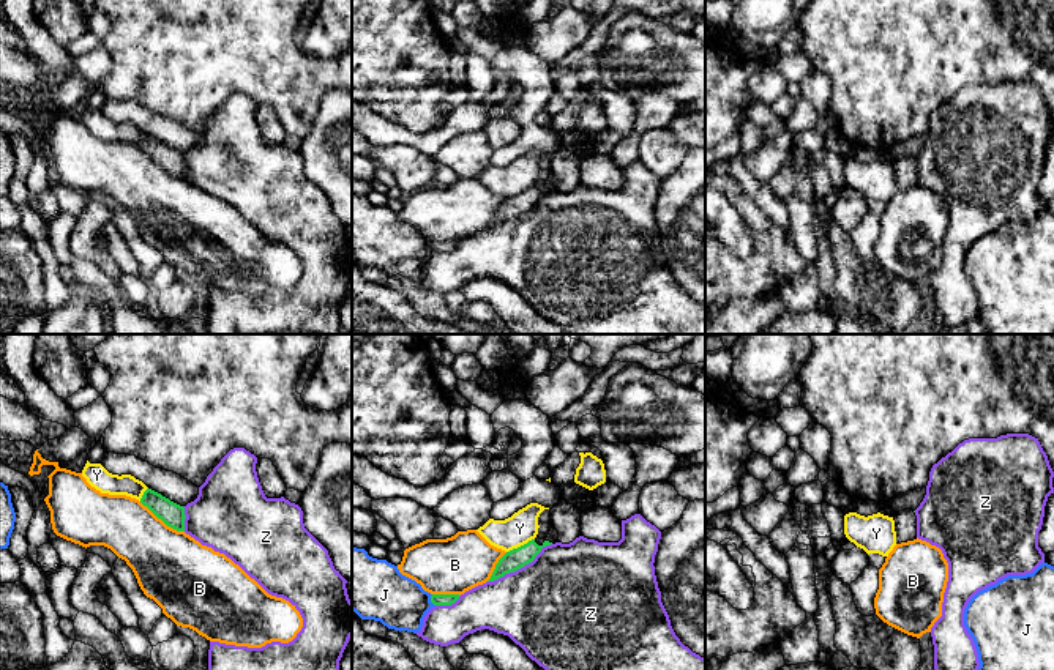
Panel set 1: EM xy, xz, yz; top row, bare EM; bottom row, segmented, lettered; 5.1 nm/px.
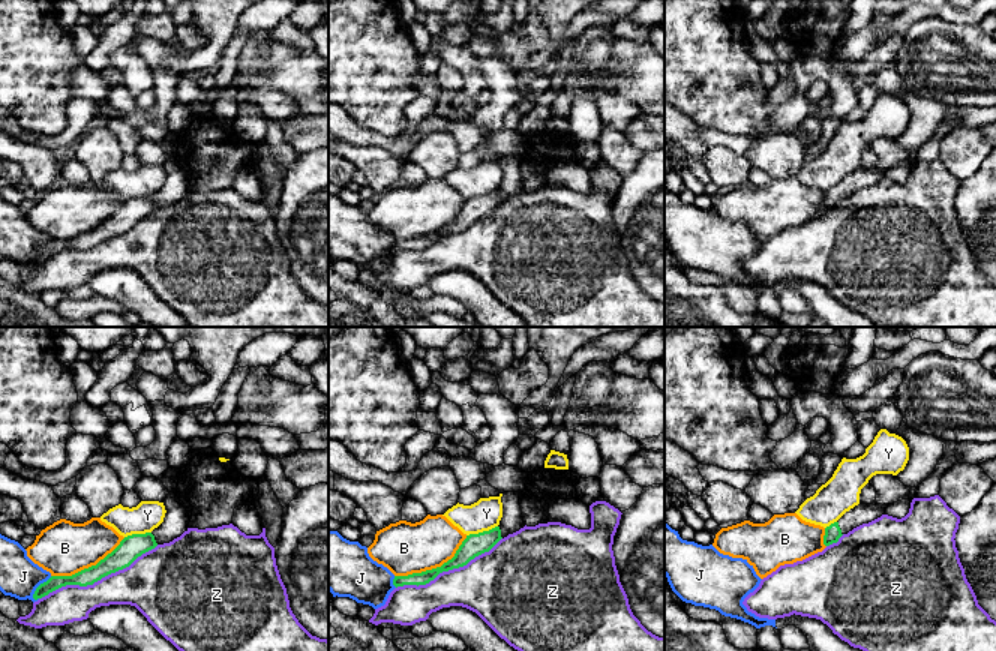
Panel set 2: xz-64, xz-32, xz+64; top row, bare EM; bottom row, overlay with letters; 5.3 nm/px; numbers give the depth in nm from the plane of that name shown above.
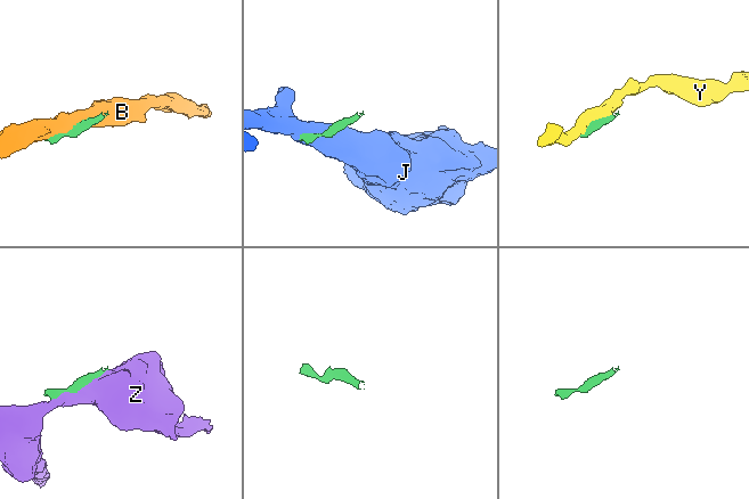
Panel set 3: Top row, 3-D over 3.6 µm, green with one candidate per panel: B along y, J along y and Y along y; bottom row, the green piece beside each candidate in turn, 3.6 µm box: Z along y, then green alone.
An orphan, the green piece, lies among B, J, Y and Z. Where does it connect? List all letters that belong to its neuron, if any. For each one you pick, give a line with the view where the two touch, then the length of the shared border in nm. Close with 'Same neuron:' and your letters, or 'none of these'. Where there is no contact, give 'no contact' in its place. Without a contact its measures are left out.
Same neuron: none of these

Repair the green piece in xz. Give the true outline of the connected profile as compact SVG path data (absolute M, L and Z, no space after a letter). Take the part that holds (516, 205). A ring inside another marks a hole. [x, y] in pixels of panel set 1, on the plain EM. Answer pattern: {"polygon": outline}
{"polygon": "M552 173L546 186L535 184L527 191L506 199L499 210L488 229L494 229L505 221L514 219L525 211L532 210L543 194L559 189L559 178Z"}

